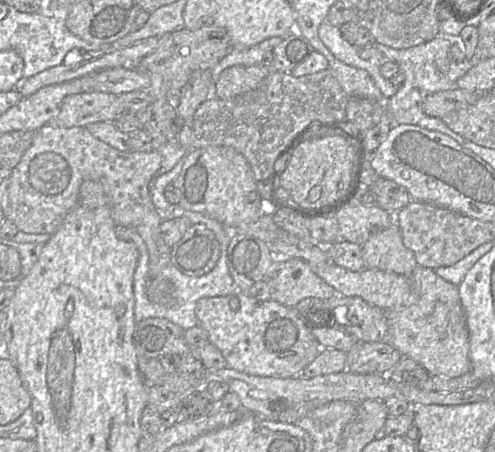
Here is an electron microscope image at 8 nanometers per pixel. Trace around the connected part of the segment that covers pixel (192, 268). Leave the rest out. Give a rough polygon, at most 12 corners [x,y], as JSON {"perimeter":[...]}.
{"perimeter":[[191,224],[171,247],[171,263],[187,276],[215,267],[220,243]]}

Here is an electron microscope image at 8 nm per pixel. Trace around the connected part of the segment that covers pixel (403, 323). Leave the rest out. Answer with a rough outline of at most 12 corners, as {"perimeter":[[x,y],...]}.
{"perimeter":[[418,265],[386,340],[430,376],[471,373],[458,286]]}

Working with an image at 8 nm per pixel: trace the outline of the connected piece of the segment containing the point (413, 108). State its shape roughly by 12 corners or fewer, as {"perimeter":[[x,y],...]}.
{"perimeter":[[459,35],[404,49],[373,45],[405,76],[384,107],[393,123],[470,140],[422,109],[426,95],[457,88],[476,59],[455,62]]}

